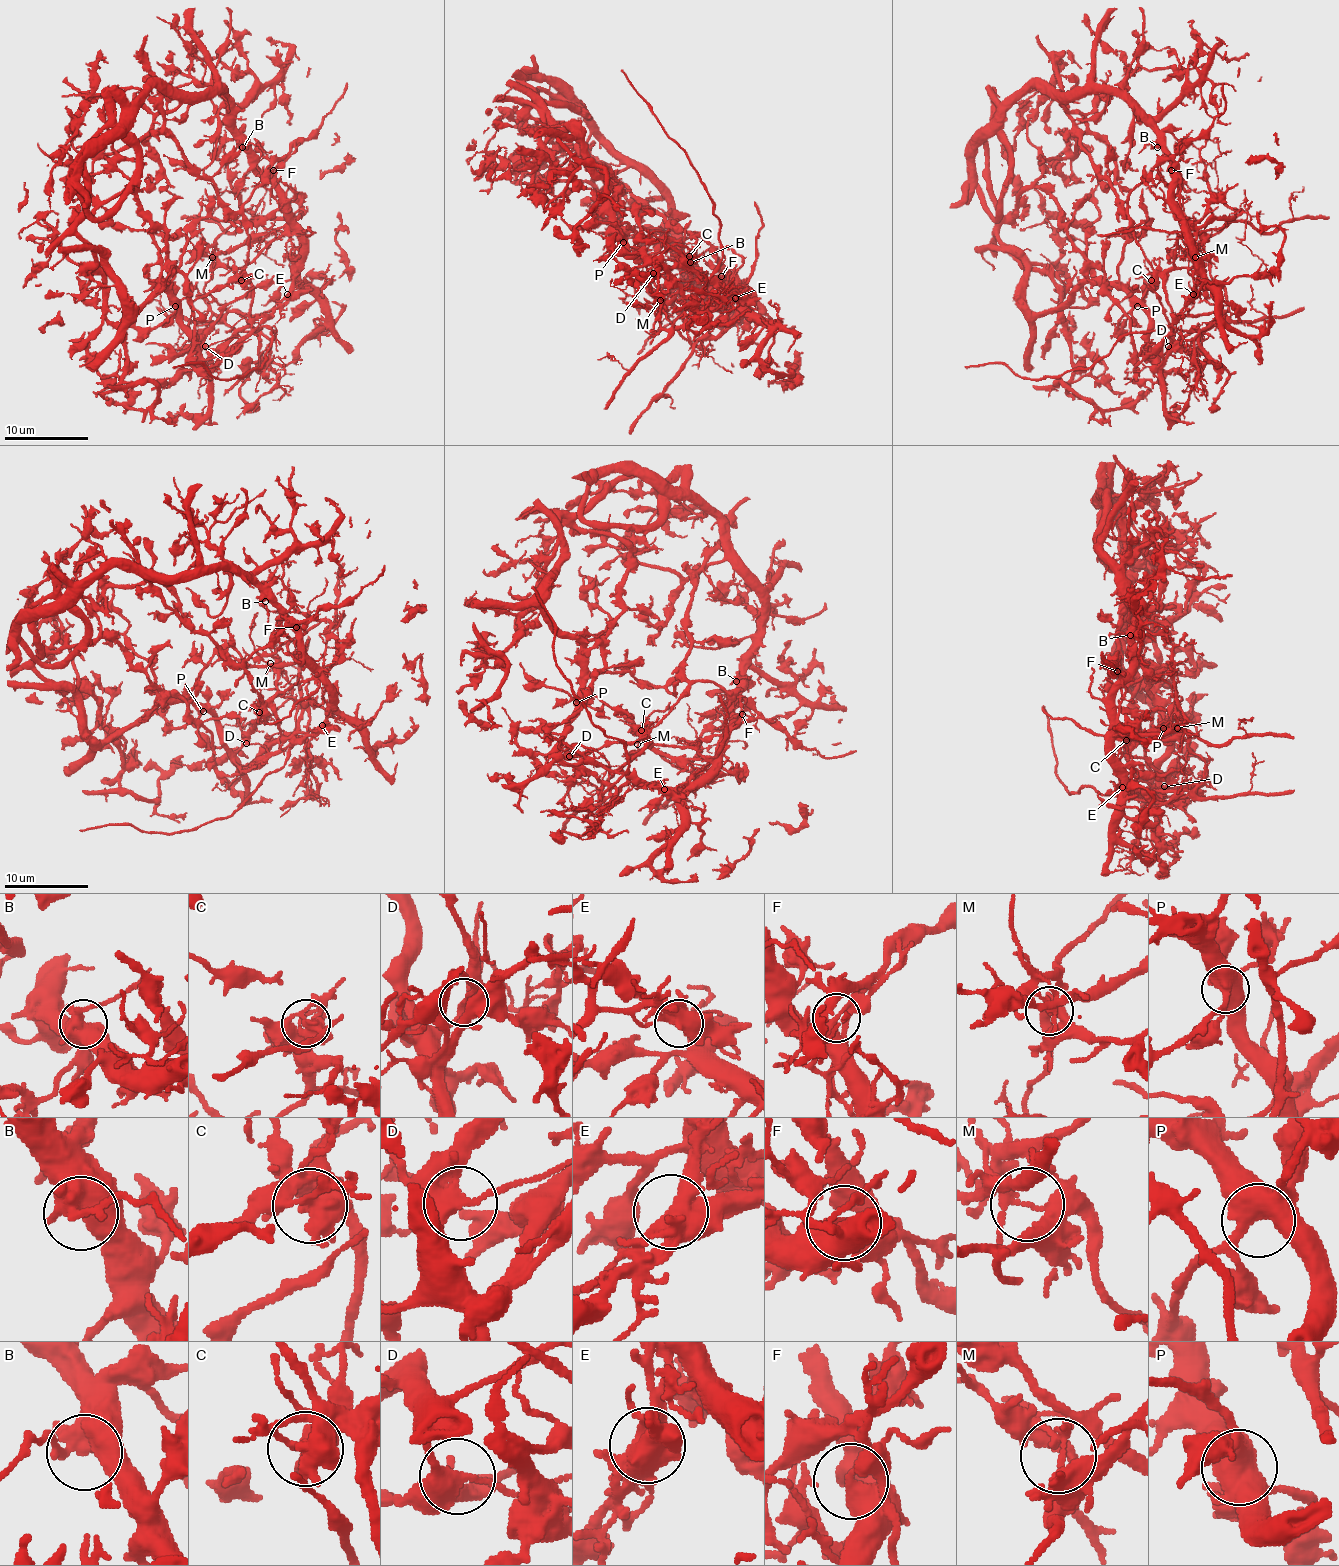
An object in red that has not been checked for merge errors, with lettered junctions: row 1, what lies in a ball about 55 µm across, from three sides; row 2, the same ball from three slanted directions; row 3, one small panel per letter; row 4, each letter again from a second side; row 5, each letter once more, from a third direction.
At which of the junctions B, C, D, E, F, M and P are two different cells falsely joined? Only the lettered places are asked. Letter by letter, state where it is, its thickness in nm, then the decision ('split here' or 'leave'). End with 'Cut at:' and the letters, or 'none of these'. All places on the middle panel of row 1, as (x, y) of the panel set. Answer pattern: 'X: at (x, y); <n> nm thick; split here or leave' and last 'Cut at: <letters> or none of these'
B: at (690, 262); 480 nm thick; leave
C: at (689, 256); 440 nm thick; split here
D: at (653, 273); 360 nm thick; split here
E: at (735, 298); 550 nm thick; split here
F: at (721, 276); 550 nm thick; split here
M: at (660, 300); 170 nm thick; split here
P: at (623, 242); 600 nm thick; leave
Cut at: C, D, E, F, M

